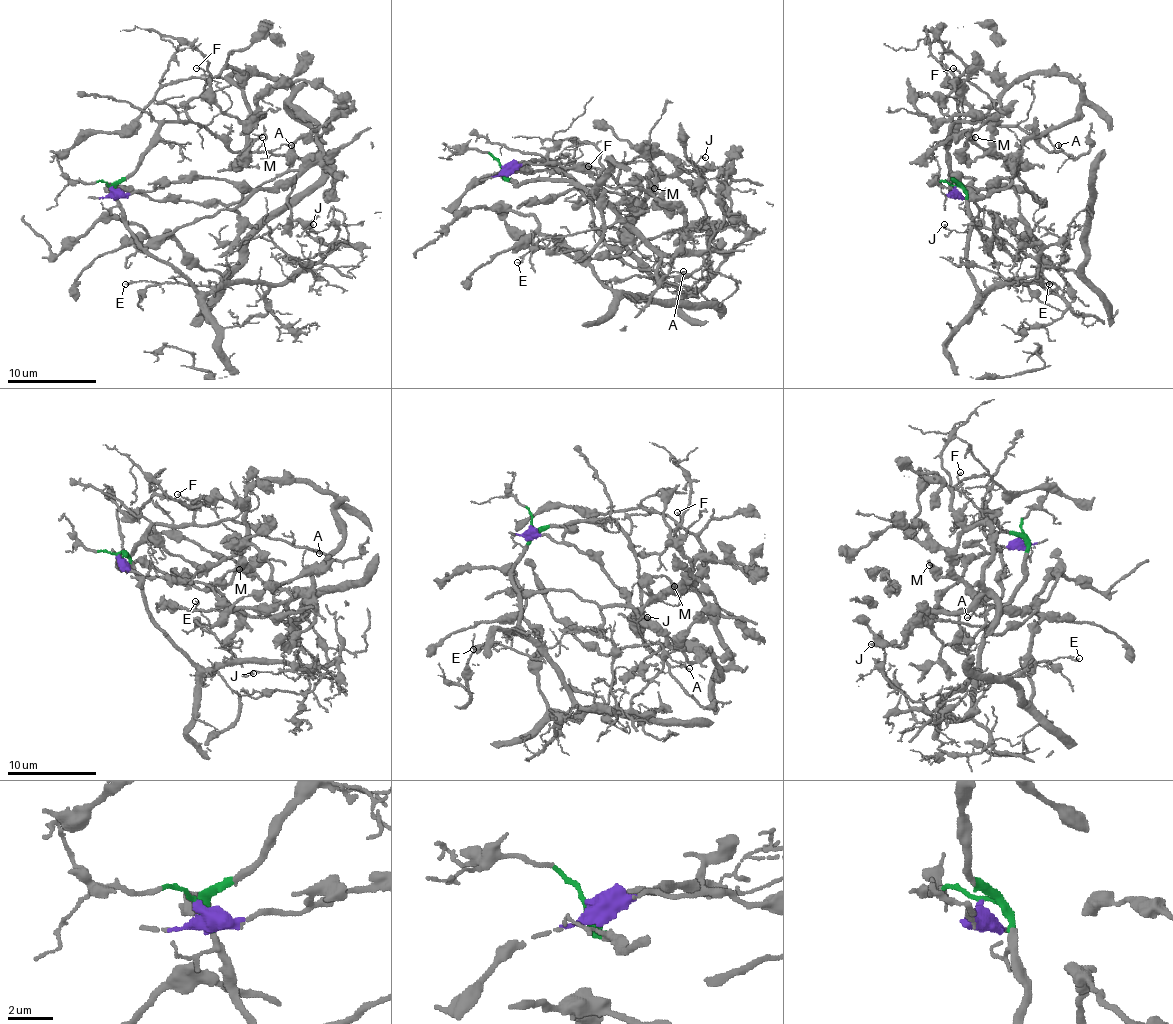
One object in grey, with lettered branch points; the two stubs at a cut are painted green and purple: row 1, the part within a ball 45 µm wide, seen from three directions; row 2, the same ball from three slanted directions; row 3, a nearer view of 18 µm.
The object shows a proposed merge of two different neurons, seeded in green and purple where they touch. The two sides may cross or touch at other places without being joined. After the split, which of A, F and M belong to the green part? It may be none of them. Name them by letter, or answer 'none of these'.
A, F

